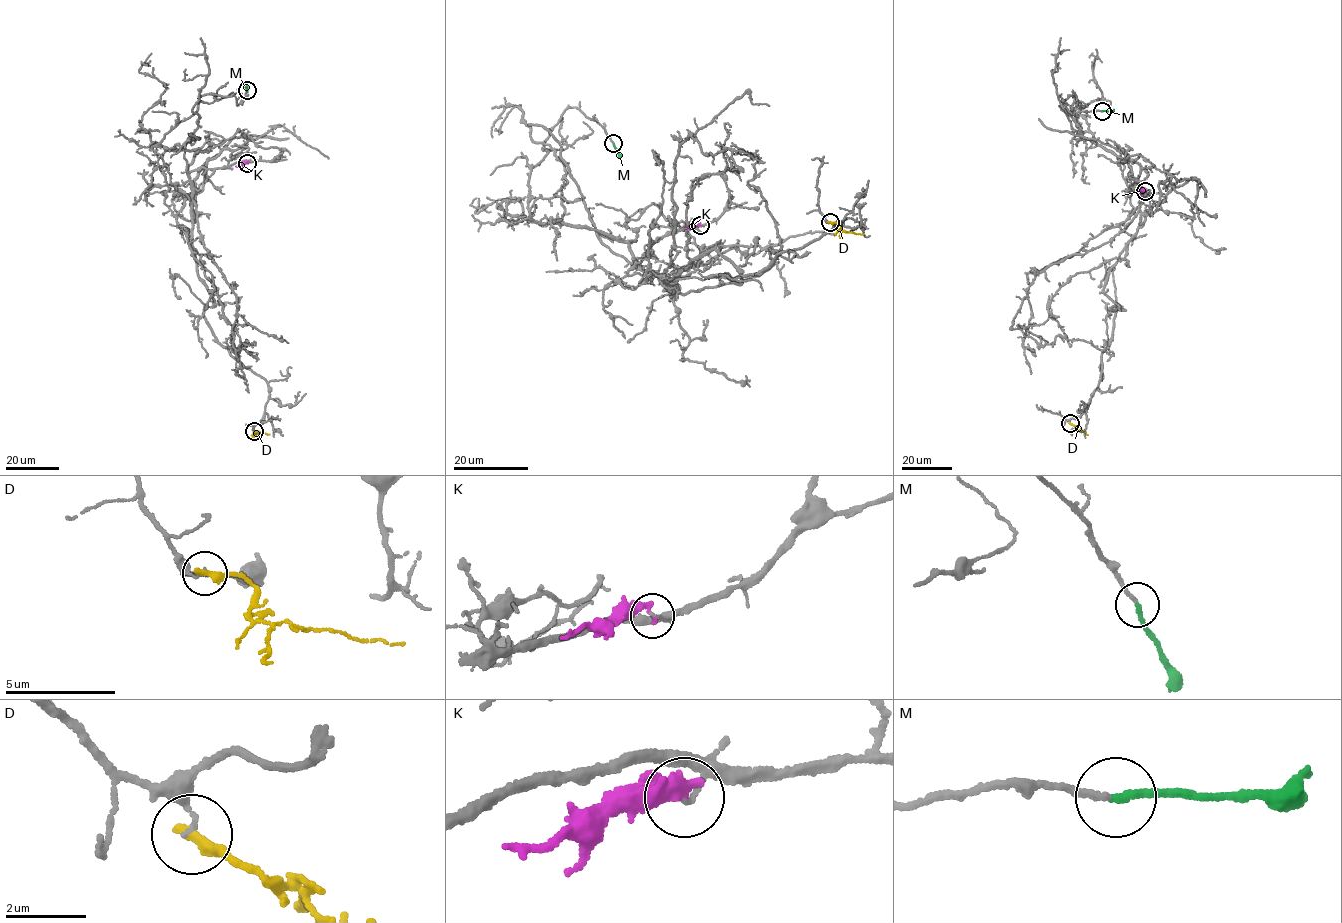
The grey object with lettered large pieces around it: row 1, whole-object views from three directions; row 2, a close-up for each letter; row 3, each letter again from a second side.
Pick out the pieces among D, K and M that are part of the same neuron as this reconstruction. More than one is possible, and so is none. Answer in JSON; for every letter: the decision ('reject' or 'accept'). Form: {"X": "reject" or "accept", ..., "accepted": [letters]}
{"D": "reject", "K": "reject", "M": "accept", "accepted": ["M"]}

